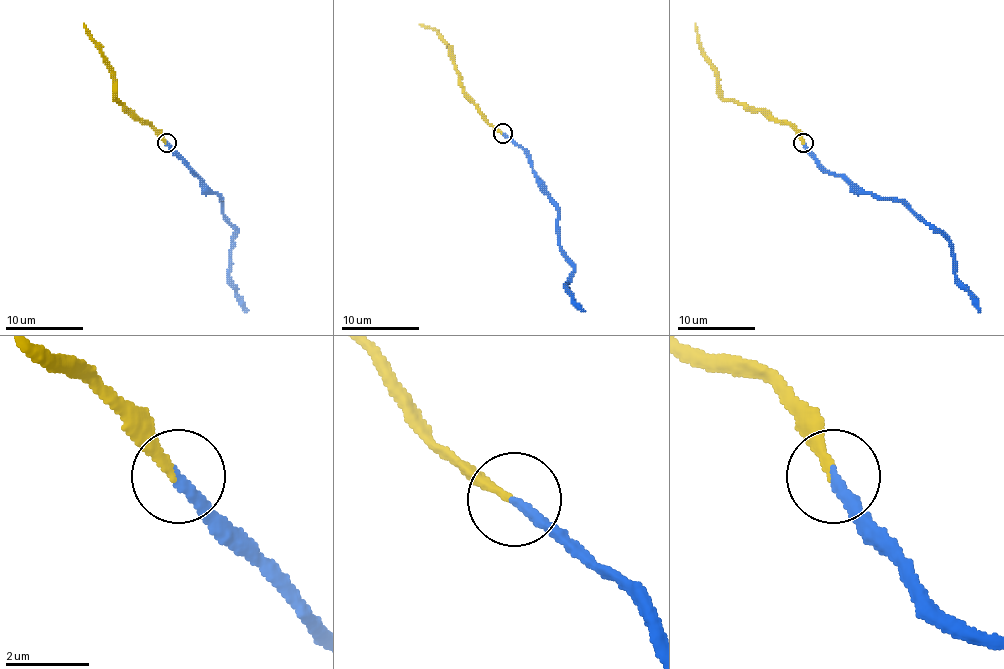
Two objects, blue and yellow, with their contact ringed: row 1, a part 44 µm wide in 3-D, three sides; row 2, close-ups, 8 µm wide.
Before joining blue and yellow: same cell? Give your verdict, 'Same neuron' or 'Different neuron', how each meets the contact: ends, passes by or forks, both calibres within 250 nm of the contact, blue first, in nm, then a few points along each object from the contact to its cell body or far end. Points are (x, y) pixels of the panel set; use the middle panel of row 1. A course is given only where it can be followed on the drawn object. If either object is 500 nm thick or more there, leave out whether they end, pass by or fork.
Same neuron. At the ring blue ends. At the ring yellow ends. Thickness 240 nm (blue) against 200 nm. Course of blue: (503, 133), (528, 157), (534, 176), (546, 188), (558, 211), (558, 245), (573, 268), (565, 286), (583, 311). Course of yellow: (501, 133), (483, 118), (464, 90), (454, 55), (446, 44), (435, 30), (419, 24)

